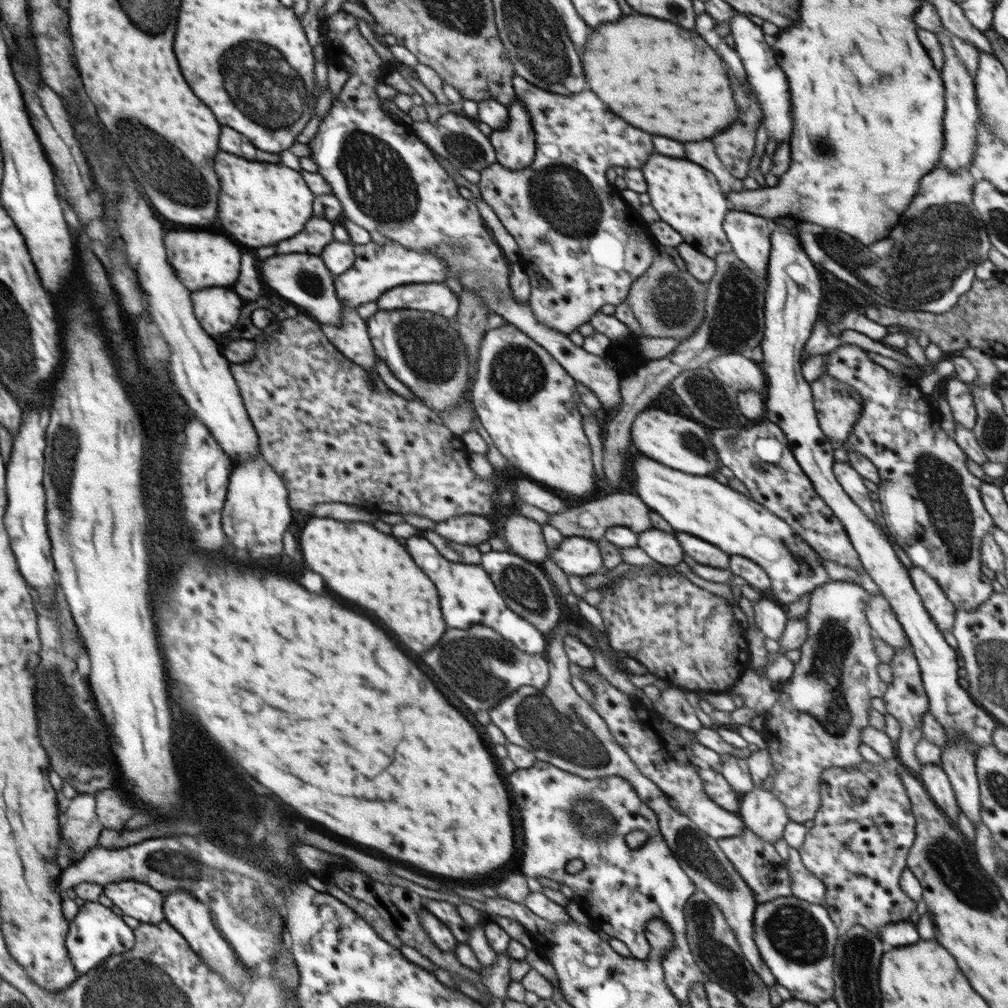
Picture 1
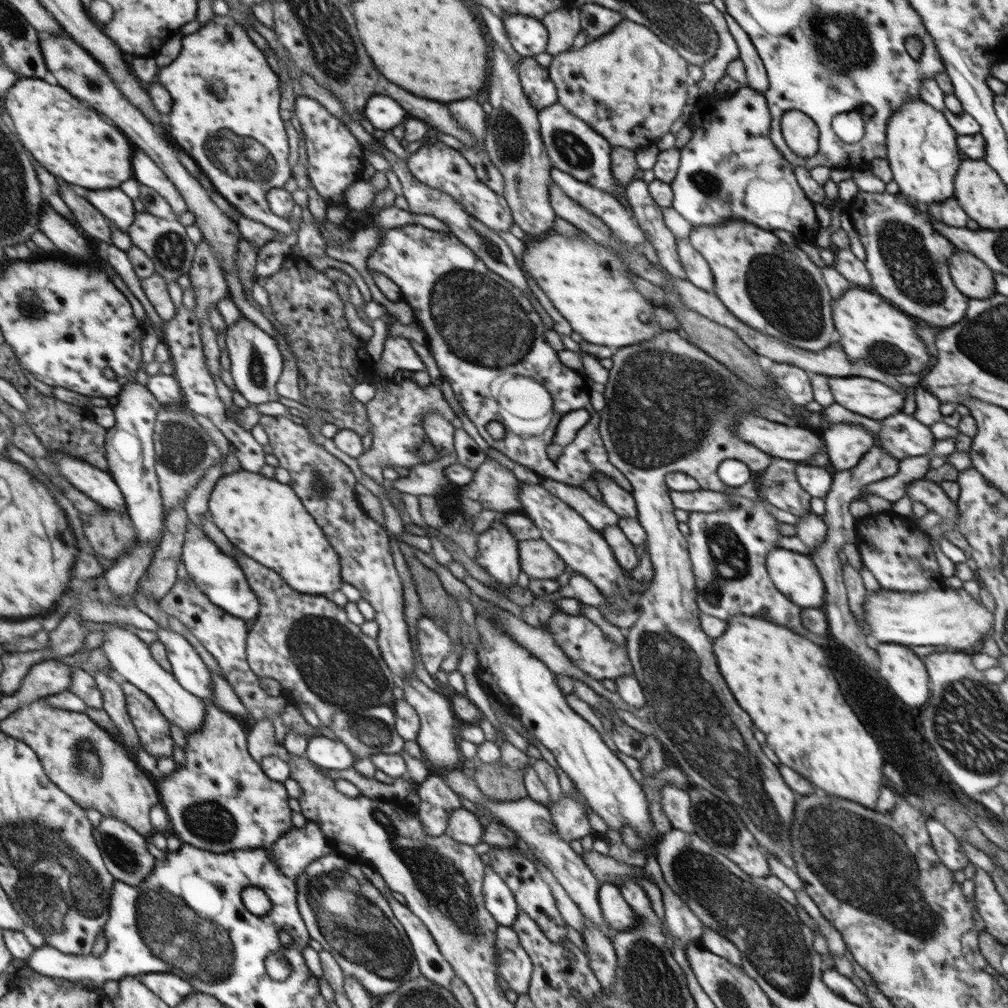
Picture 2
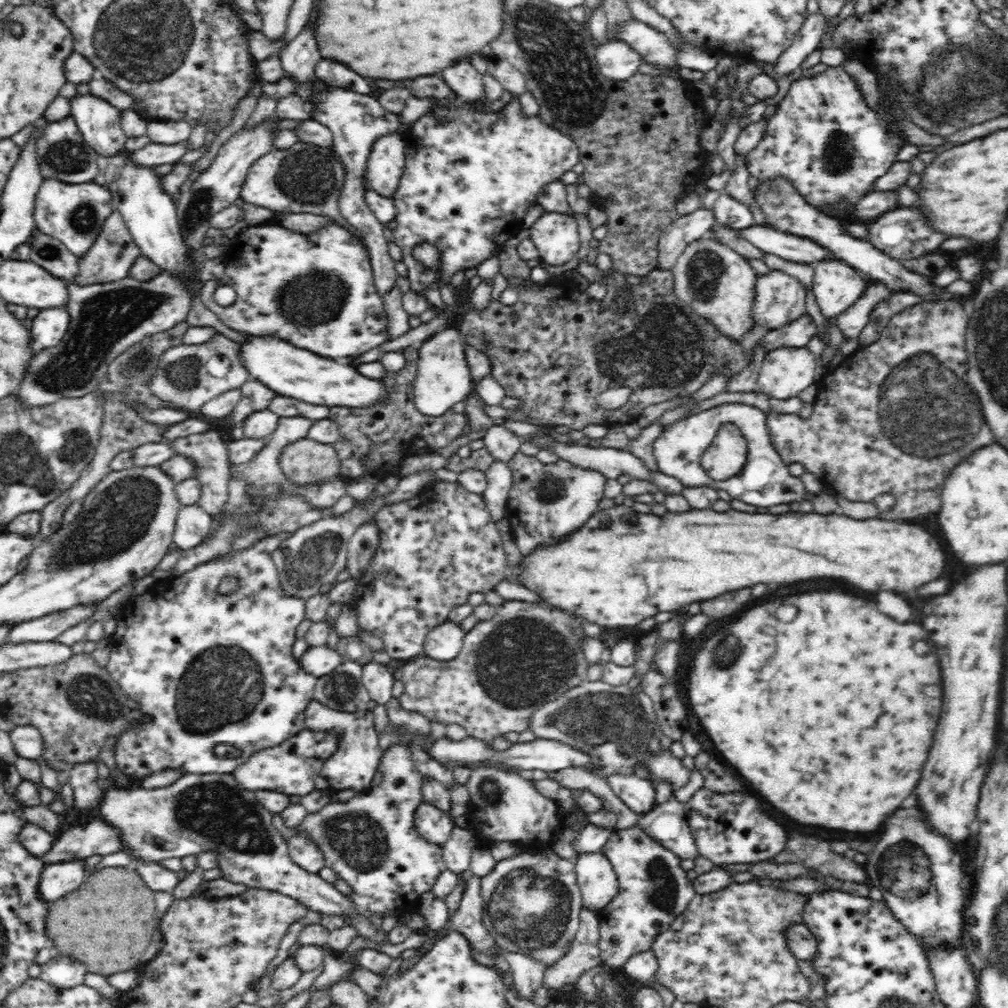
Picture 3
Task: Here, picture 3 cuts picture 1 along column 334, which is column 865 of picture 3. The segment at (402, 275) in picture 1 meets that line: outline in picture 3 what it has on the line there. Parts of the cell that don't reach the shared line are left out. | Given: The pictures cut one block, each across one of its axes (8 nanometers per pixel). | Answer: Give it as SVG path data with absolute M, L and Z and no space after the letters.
M821 260L811 265L814 278L810 290L824 318L834 320L864 294L866 276L844 261Z

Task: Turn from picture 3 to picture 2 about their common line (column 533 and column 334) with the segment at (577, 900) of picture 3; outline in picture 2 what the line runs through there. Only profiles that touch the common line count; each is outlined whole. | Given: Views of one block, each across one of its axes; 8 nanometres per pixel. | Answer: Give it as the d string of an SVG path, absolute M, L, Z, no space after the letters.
M337 851L312 861L306 871L296 877L296 902L313 944L332 954L344 974L356 977L373 995L380 997L396 992L404 982L421 975L418 960L404 927L396 918L388 899L364 876L360 864L344 858Z

